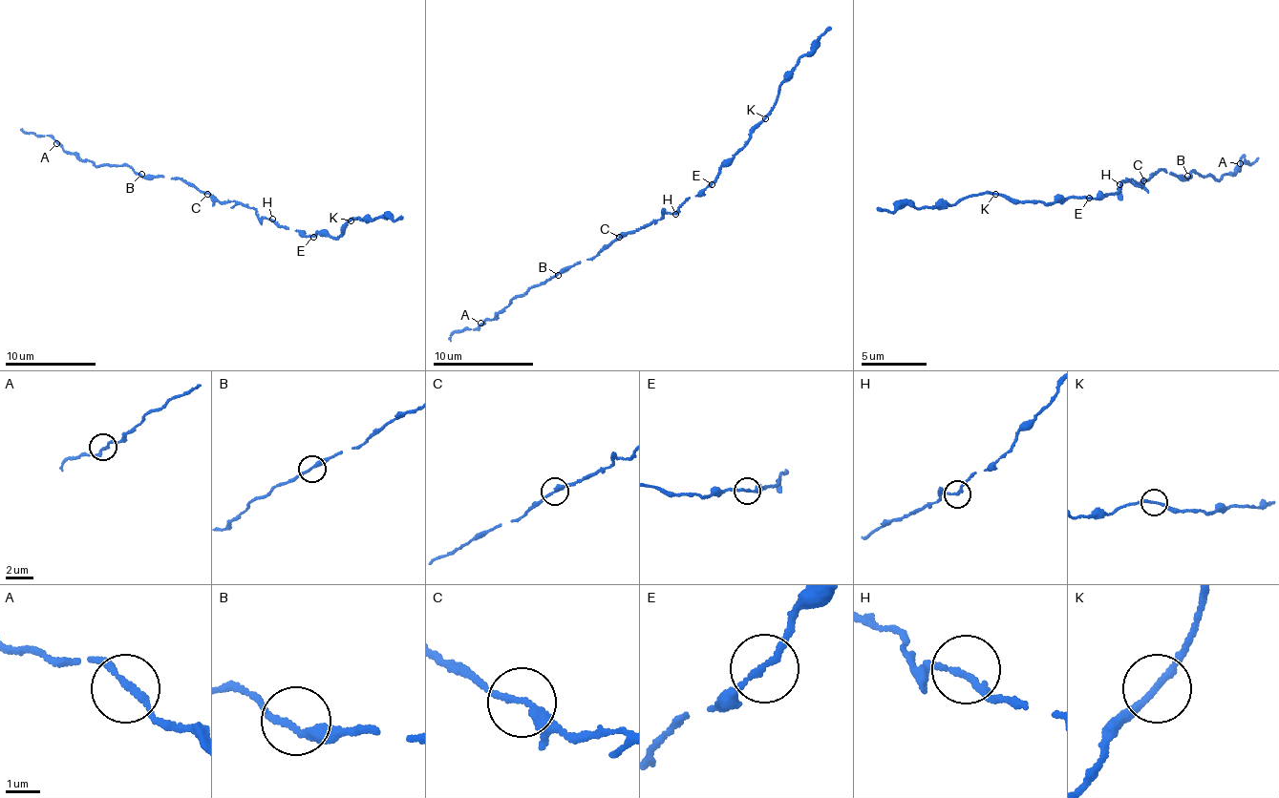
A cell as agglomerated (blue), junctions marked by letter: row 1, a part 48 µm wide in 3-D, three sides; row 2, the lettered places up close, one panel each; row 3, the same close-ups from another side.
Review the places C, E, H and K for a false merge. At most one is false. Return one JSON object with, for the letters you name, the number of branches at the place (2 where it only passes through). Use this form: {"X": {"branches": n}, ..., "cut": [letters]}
{"cut": []}

